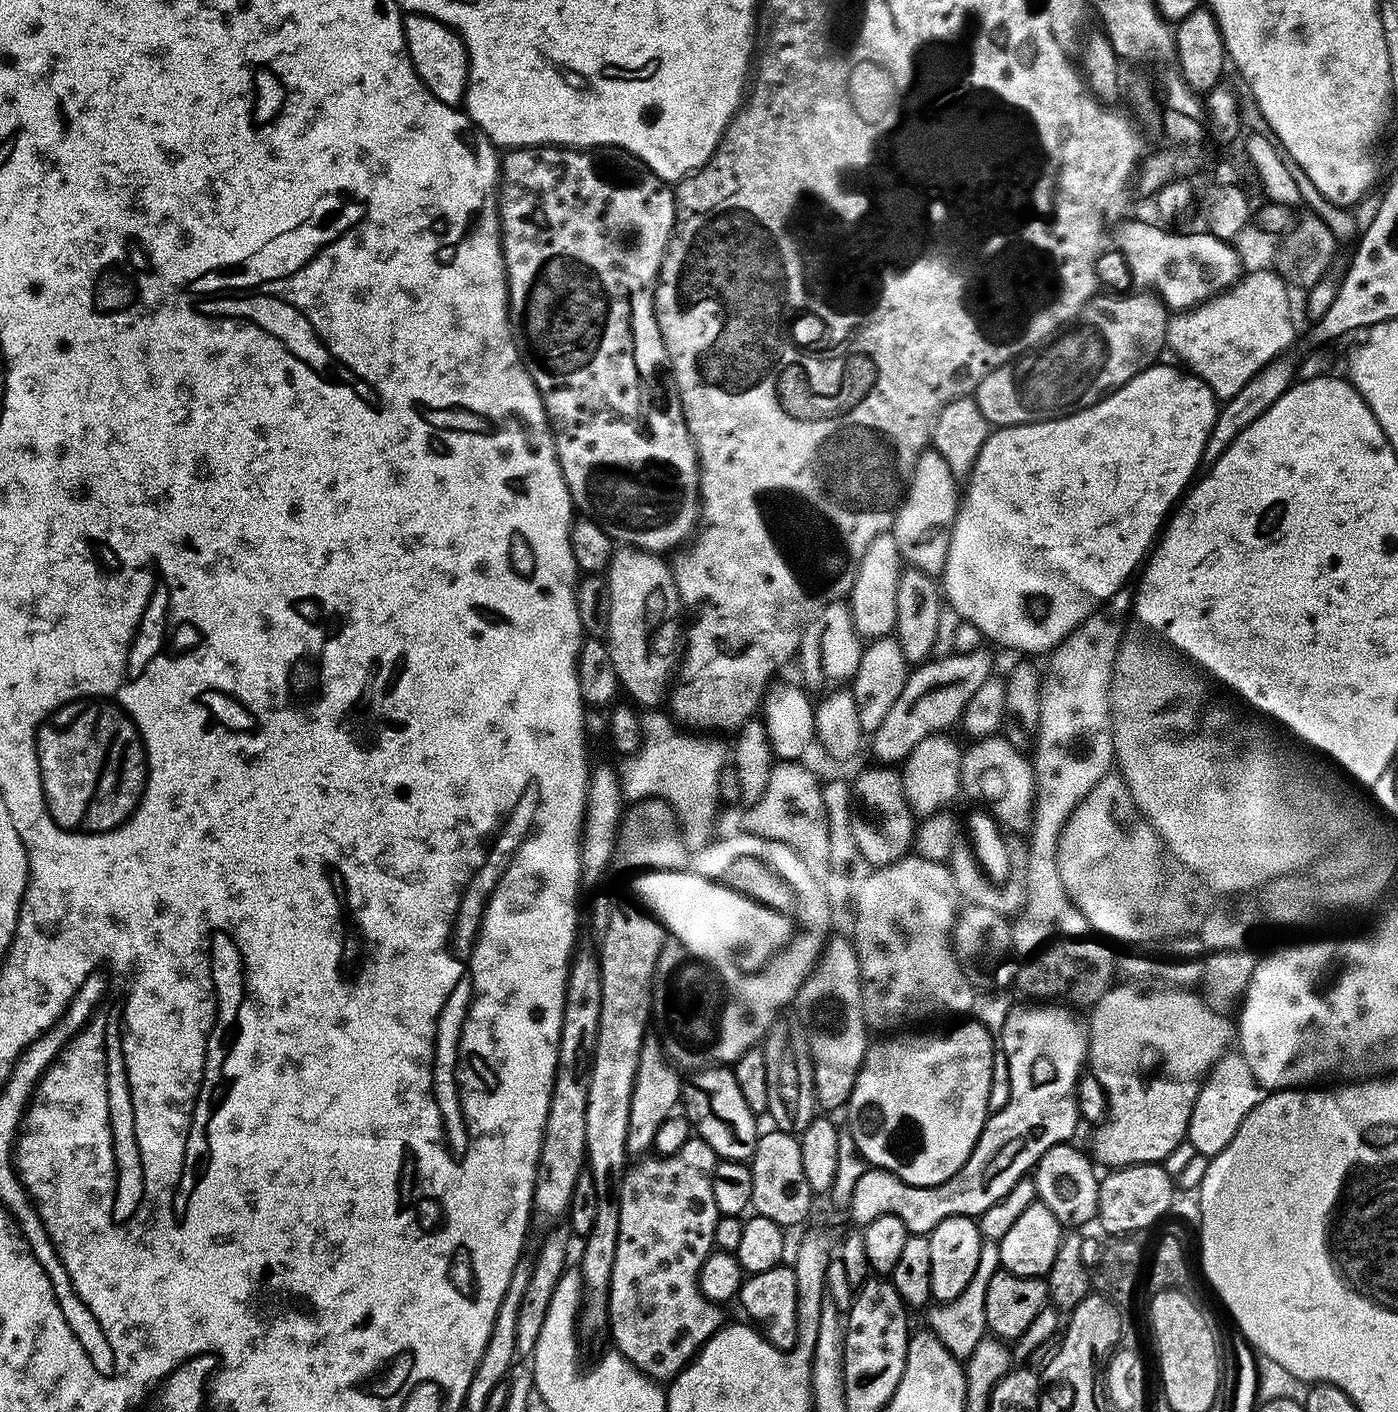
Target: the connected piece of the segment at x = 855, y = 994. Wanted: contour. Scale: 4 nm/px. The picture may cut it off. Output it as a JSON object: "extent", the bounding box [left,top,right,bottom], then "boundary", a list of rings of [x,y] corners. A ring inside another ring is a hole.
{"extent":[795,935,870,1109],"boundary":[[[833,935],[825,943],[812,973],[804,979],[804,985],[796,994],[795,1008],[798,1023],[804,1029],[810,1068],[812,1064],[816,1100],[824,1108],[843,1109],[852,1093],[856,1075],[864,1065],[864,1053],[870,1047],[869,1033],[860,1009],[858,954],[855,943],[847,935]]]}

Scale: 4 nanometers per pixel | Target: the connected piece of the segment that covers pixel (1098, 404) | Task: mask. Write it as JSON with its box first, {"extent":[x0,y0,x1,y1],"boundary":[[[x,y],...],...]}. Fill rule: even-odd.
{"extent":[942,363,1218,654],"boundary":[[[1153,363],[1152,367],[1139,372],[1134,378],[1130,378],[1130,382],[1115,388],[1104,399],[1089,404],[1087,408],[1079,408],[1069,416],[1057,420],[1025,422],[1009,428],[996,428],[986,438],[972,472],[966,478],[968,493],[965,491],[959,501],[942,573],[942,596],[947,607],[953,608],[961,621],[973,623],[984,638],[989,641],[992,639],[1004,648],[1013,648],[1014,651],[1020,652],[1016,654],[1051,653],[1052,649],[1062,643],[1079,624],[1086,622],[1086,618],[1090,618],[1094,610],[1105,604],[1118,589],[1125,587],[1129,583],[1128,579],[1135,572],[1137,575],[1138,569],[1145,563],[1170,513],[1185,495],[1186,489],[1193,483],[1201,467],[1203,450],[1216,424],[1218,413],[1216,395],[1212,393],[1210,386],[1206,386],[1206,382],[1202,382],[1200,376],[1195,376],[1191,370],[1185,370],[1183,367],[1171,368],[1164,363]]]}

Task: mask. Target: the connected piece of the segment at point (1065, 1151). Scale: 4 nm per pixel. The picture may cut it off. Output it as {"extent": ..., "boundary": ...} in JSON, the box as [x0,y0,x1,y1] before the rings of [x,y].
{"extent":[1034,1142,1100,1222],"boundary":[[[1072,1142],[1058,1144],[1043,1154],[1034,1169],[1036,1195],[1039,1203],[1047,1206],[1061,1222],[1067,1222],[1067,1220],[1092,1222],[1096,1220],[1098,1210],[1100,1176],[1092,1169],[1093,1161],[1089,1153],[1079,1152],[1074,1145],[1075,1143]]]}

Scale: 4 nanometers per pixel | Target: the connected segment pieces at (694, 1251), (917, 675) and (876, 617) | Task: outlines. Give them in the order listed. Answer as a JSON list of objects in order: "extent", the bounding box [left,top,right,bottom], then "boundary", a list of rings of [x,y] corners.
[{"extent":[607,1138,726,1382],"boundary":[[[691,1138],[672,1156],[652,1154],[635,1163],[625,1171],[618,1189],[618,1254],[614,1254],[610,1274],[607,1331],[612,1332],[615,1351],[622,1353],[638,1371],[657,1382],[670,1382],[726,1323],[725,1309],[700,1292],[700,1267],[714,1251],[714,1230],[721,1217],[714,1202],[711,1174],[718,1157],[707,1142]]]},{"extent":[872,647,993,765],"boundary":[[[985,647],[976,651],[935,657],[917,665],[907,678],[906,686],[894,702],[893,709],[878,730],[872,733],[872,750],[879,763],[893,765],[909,756],[914,746],[926,737],[939,735],[963,717],[966,703],[975,691],[993,675],[992,656]]]},{"extent":[846,531,902,641],"boundary":[[[886,531],[878,534],[878,538],[870,542],[869,549],[862,557],[862,566],[858,566],[858,578],[854,578],[852,591],[846,597],[848,609],[852,611],[856,633],[865,641],[879,640],[882,636],[891,636],[895,633],[901,571],[902,559],[893,533]]]}]

